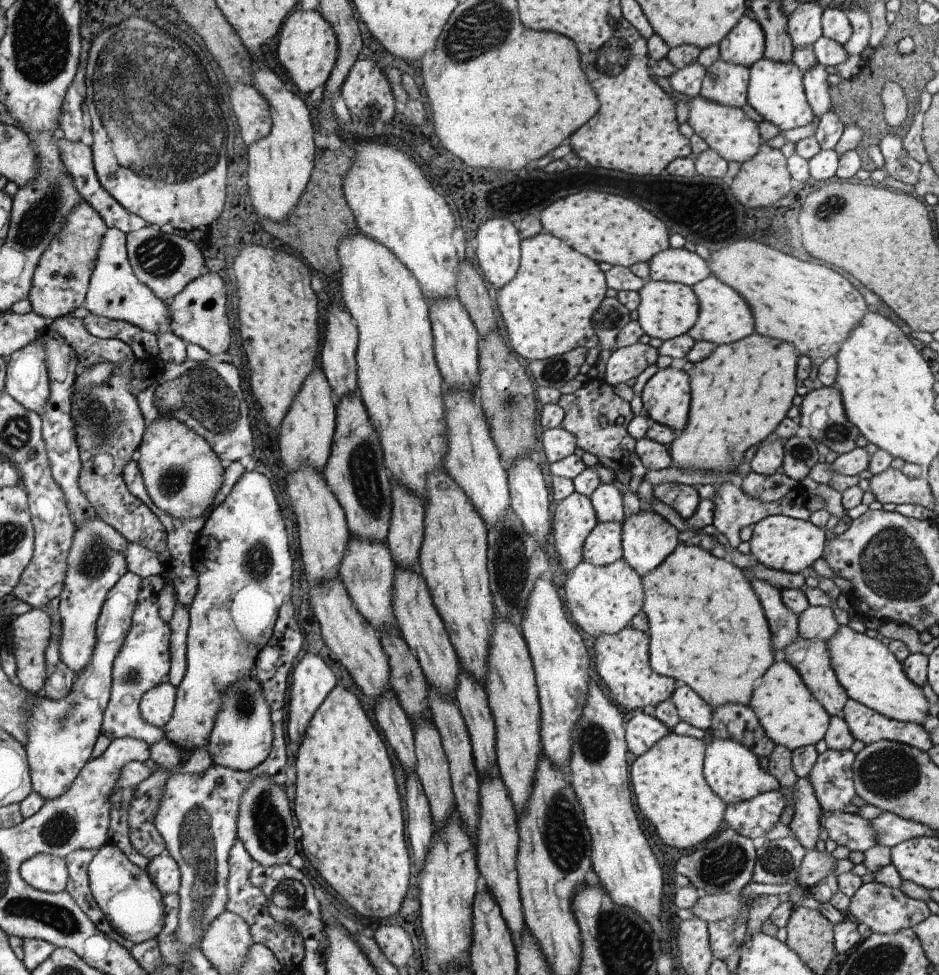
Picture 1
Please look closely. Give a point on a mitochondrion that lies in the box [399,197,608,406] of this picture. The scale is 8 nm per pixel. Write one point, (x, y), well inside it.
(559, 367)

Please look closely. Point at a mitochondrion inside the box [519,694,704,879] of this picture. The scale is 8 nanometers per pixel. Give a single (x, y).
(563, 838)

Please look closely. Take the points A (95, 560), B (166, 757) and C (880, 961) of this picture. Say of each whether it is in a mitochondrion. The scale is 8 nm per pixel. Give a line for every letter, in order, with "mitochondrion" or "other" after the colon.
A: mitochondrion
B: other
C: mitochondrion

